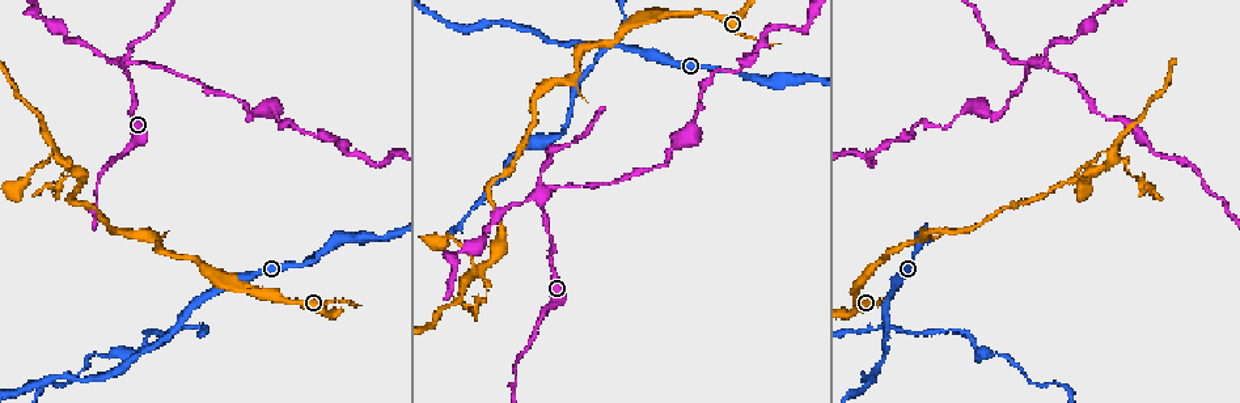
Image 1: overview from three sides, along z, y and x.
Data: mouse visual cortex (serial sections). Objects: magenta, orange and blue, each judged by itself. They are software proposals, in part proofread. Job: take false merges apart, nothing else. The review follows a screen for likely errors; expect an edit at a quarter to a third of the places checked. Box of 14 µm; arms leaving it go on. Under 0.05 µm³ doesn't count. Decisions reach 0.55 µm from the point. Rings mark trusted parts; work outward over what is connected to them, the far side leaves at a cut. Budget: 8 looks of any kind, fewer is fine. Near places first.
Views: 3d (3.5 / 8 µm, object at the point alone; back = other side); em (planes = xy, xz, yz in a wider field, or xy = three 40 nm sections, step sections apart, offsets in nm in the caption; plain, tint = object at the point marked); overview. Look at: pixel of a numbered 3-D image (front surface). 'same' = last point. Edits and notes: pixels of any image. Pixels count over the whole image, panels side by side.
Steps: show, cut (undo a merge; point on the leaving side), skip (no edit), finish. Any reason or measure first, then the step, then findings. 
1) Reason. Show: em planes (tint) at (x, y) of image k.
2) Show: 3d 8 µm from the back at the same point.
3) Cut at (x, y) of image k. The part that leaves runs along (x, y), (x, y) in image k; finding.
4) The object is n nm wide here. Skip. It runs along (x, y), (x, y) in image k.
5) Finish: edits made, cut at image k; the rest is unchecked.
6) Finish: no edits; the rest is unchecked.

Sharp bend. Show: 3d 3.5 µm at (574, 77) of image 1.

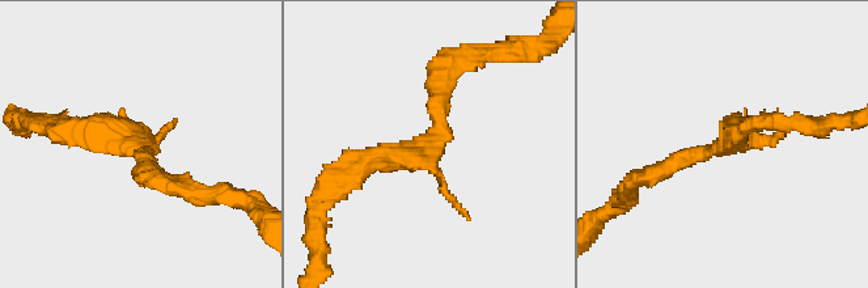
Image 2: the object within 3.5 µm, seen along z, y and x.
Show: em xy step 3 (tint) at (439, 144) of image 2.

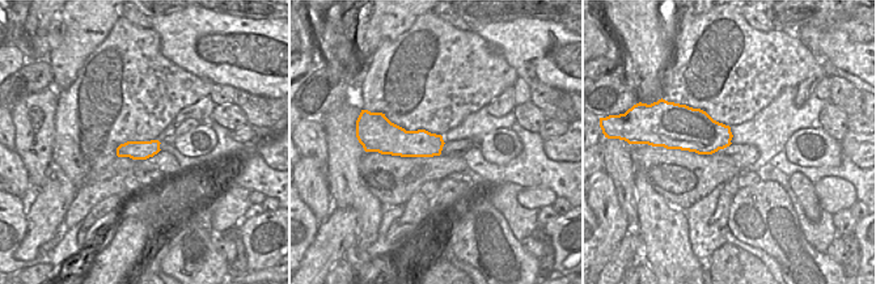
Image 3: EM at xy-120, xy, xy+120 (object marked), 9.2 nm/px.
Skip. It runs along (445, 64), (436, 142), (360, 165) in image 2; continuous, no second cell.

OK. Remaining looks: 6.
Four-way junction. Show: 3d 3.5 µm at (180, 320) of image 1.

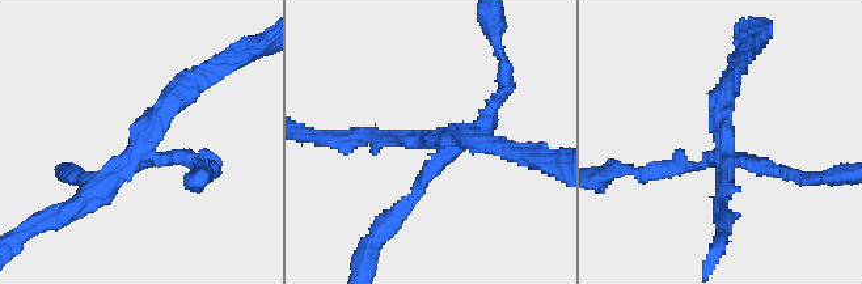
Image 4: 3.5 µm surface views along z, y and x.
4 arms meet here; the arms are 150, 150, 250, 250 nm wide; need the tissue. Show: em planes (tint) at (141, 145) of image 4.

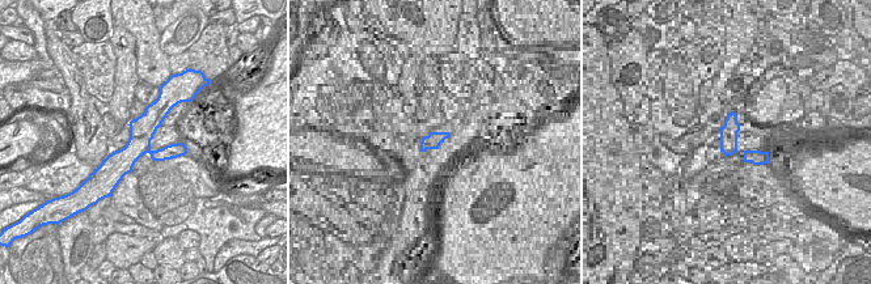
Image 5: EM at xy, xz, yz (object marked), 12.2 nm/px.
Cut at (493, 119) of image 4. The part that leaves runs along (449, 148), (376, 238) in image 4; two cells meet here.

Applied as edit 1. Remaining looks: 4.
Redraw. Show: overview.

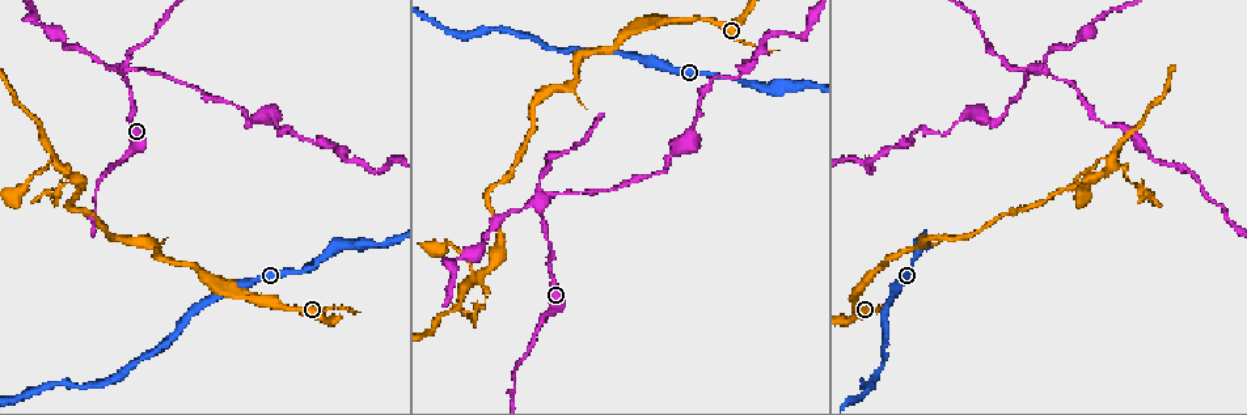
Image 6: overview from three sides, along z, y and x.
Four or more arms meet. Show: 3d 8 µm at (124, 68) of image 6.

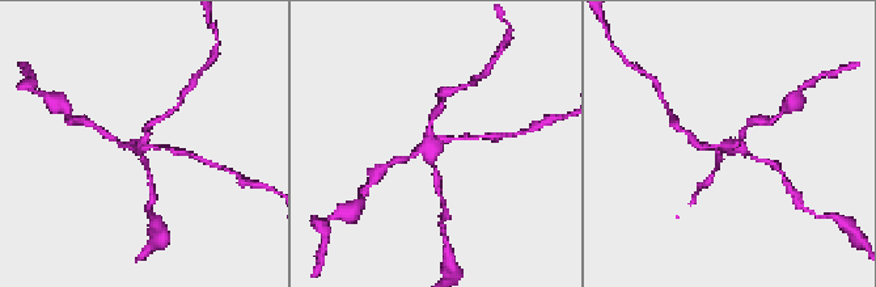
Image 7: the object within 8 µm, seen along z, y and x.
4 arms meet here; the arms are 150, 150, 200, 200 nm wide. Show: em xy step 3 (tint) at (435, 152) of image 7.

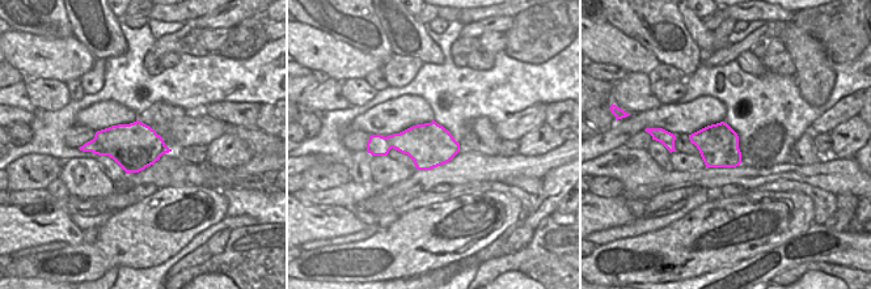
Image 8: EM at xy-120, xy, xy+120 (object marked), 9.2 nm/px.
Cut at (105, 134) of image 7. A border runs along (93, 139), (113, 157) in image 8; a second cell is stuck on.

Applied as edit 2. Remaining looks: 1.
Finish: edits made, cut at image 4, cut at image 7; the rest is unchecked.

